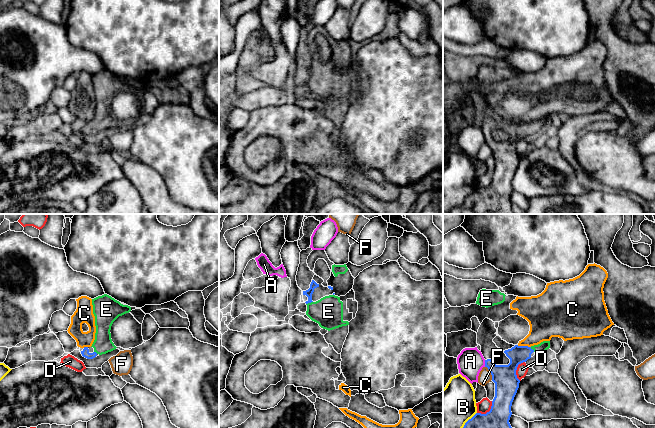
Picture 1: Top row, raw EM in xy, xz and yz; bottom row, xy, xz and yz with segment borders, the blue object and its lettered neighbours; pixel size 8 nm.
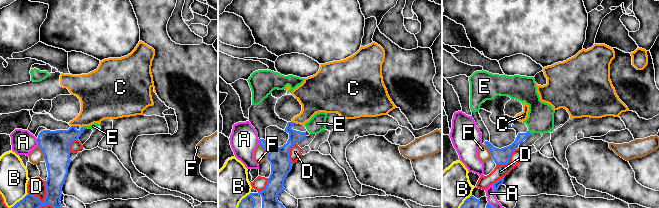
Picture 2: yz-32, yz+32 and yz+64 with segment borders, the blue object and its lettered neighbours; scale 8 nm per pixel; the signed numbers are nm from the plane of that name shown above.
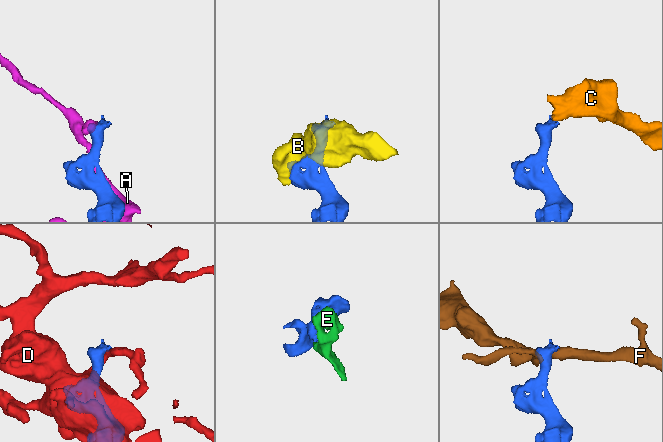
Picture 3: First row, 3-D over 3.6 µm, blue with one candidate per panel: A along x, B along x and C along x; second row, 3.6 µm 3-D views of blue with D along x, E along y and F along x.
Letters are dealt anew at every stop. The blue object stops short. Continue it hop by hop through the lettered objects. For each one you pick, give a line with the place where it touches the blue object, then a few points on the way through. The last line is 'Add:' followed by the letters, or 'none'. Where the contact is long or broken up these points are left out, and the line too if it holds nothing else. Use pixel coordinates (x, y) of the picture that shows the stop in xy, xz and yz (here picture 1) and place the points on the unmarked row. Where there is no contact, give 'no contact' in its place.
E: xz (309, 78) | across xz (313, 61), (309, 68), (309, 78), (318, 87), (328, 87)
Add: E

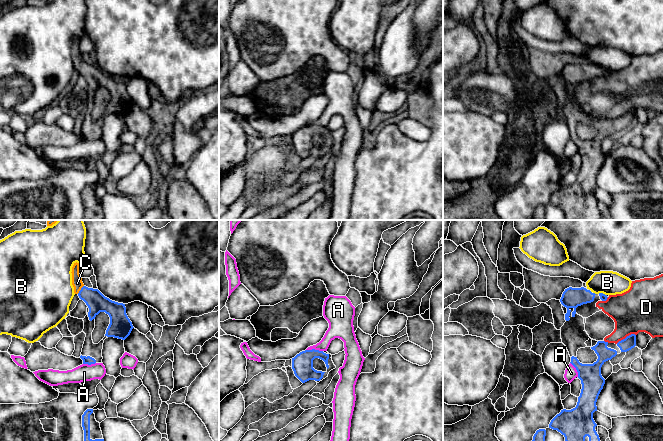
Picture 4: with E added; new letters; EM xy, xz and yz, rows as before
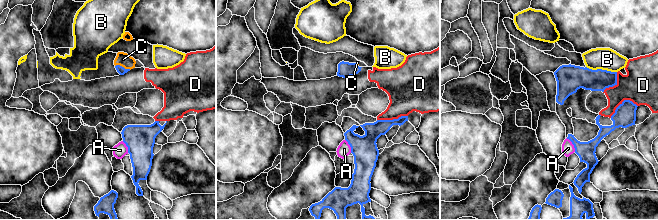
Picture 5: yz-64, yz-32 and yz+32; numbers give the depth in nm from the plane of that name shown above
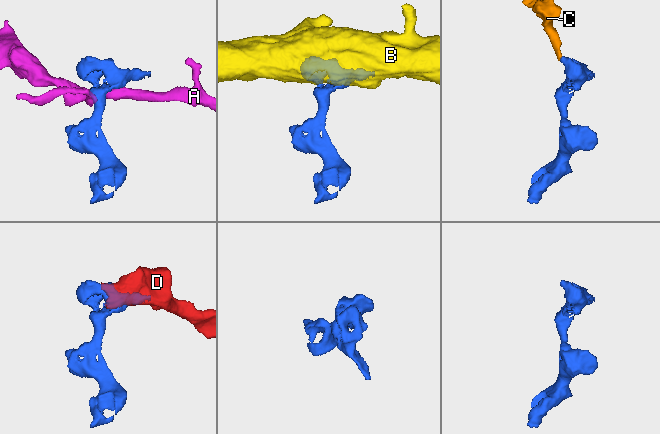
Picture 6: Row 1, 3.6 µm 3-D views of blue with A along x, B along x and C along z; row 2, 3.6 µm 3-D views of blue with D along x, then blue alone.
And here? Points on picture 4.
C: xy (81, 65) | across xy (95, 76), (81, 65), (77, 59)
Add: C

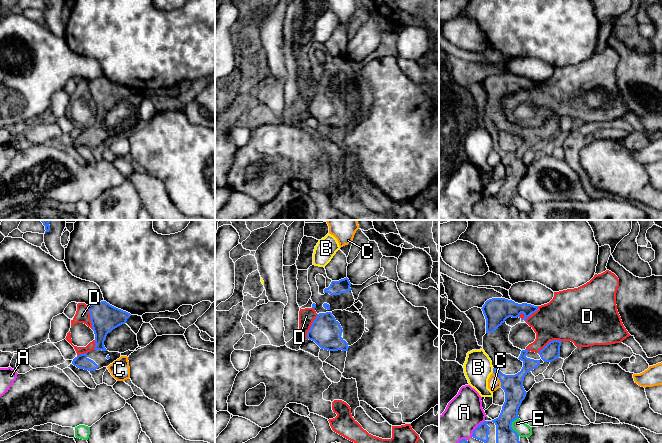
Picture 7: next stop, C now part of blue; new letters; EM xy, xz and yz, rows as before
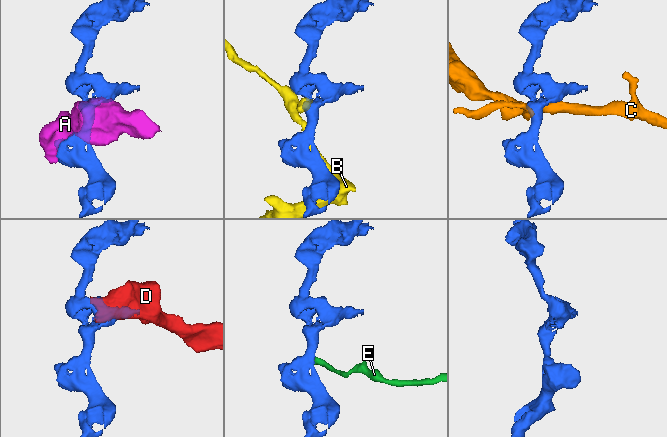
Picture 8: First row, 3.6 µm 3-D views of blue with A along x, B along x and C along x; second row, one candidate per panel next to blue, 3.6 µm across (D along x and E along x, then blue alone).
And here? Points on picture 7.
Add: none

